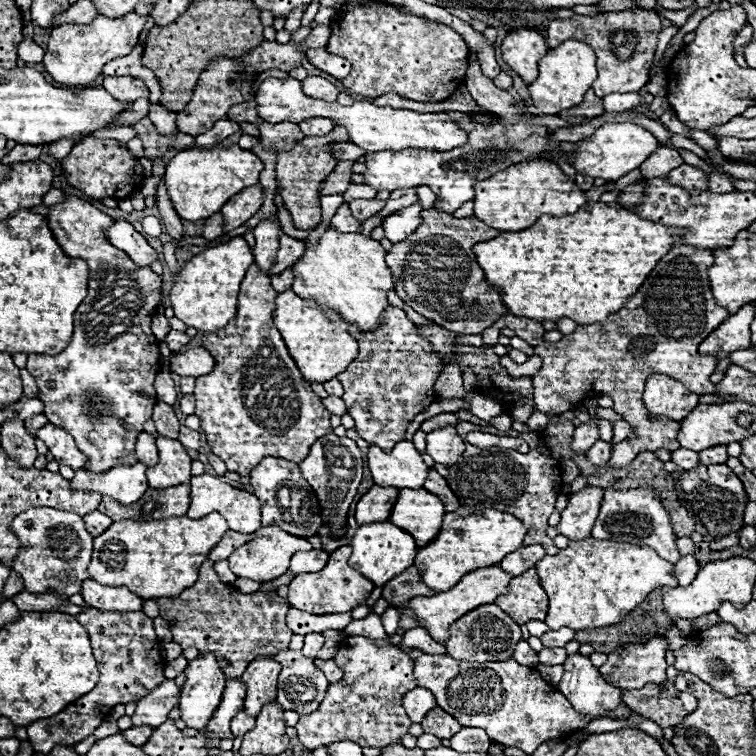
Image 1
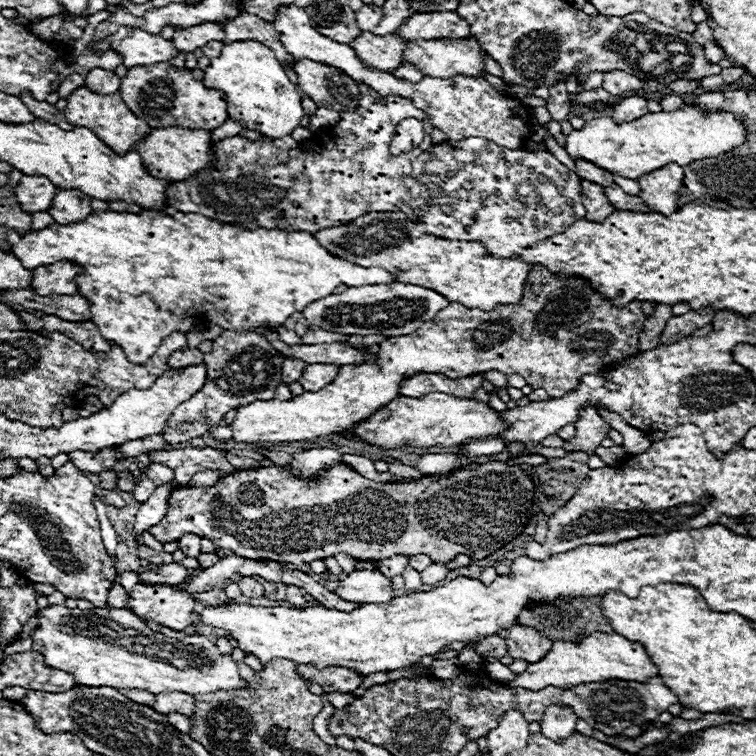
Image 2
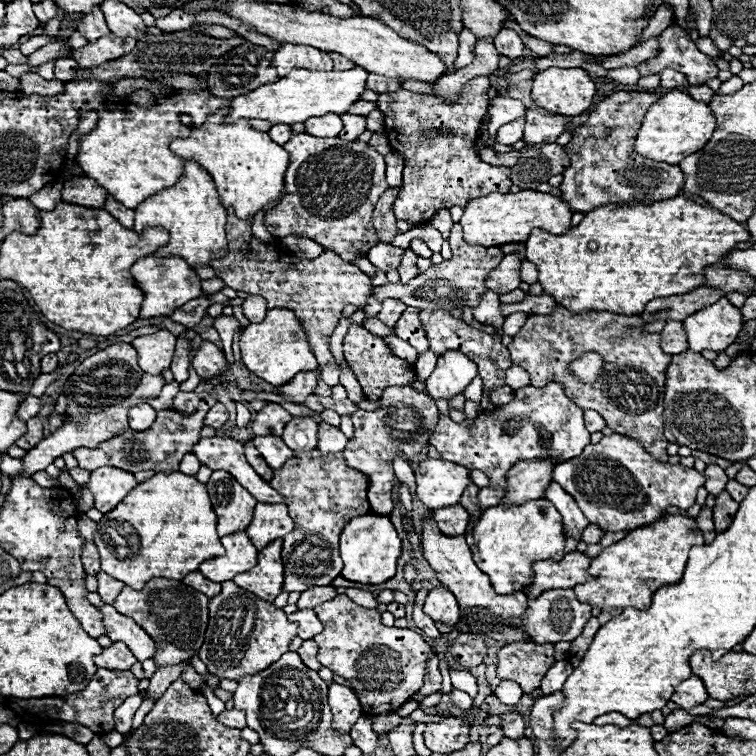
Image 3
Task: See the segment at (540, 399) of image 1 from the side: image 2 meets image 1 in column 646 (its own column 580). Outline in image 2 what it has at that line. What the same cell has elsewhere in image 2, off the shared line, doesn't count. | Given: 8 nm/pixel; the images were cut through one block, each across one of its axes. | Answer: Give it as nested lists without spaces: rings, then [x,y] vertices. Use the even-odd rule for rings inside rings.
[[[534,266],[534,270],[530,272],[528,276],[528,282],[526,282],[526,288],[524,288],[524,298],[518,302],[518,304],[506,304],[506,306],[498,306],[496,310],[492,312],[482,312],[478,308],[464,308],[462,304],[458,302],[450,302],[450,306],[446,306],[444,310],[438,312],[438,316],[434,316],[434,320],[422,324],[422,328],[414,330],[412,334],[406,334],[406,336],[394,336],[386,342],[380,344],[380,352],[378,352],[378,360],[376,362],[368,362],[368,364],[362,364],[362,366],[342,366],[334,384],[328,384],[326,388],[322,388],[322,392],[304,392],[302,396],[296,396],[292,400],[266,400],[266,402],[252,402],[248,406],[242,406],[238,408],[238,416],[236,420],[230,424],[232,432],[234,432],[234,440],[236,442],[298,442],[298,440],[312,440],[312,438],[320,438],[320,436],[328,436],[328,434],[344,434],[348,428],[352,428],[354,424],[366,420],[372,412],[376,412],[382,404],[388,404],[390,400],[394,400],[398,396],[398,382],[406,376],[412,376],[414,372],[442,372],[444,376],[450,376],[450,378],[462,378],[462,376],[472,376],[472,374],[484,374],[488,370],[498,370],[502,374],[520,374],[526,378],[526,382],[532,386],[532,388],[542,388],[546,390],[546,394],[550,398],[562,398],[568,390],[576,388],[578,386],[578,380],[584,376],[584,374],[596,374],[600,370],[604,370],[608,364],[616,362],[616,360],[622,360],[624,356],[632,356],[638,352],[638,338],[640,338],[640,330],[642,330],[642,324],[646,322],[646,316],[642,312],[642,304],[638,300],[630,302],[628,306],[624,308],[618,308],[614,306],[610,300],[606,300],[600,292],[596,292],[592,288],[590,282],[586,282],[584,278],[576,278],[576,276],[562,276],[562,274],[554,274],[550,272],[548,268],[542,268],[542,266]],[[594,408],[580,410],[580,418],[574,426],[576,434],[574,438],[564,442],[564,449],[572,452],[586,452],[588,456],[594,454],[594,450],[602,444],[602,440],[608,436],[608,430],[612,428]]]

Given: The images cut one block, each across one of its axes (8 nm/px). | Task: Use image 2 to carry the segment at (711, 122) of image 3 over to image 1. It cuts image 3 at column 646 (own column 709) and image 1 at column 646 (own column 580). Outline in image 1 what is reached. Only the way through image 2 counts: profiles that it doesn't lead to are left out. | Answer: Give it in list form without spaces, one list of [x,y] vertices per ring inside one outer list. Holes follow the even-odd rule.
[[[606,122],[588,140],[578,142],[576,146],[578,150],[572,152],[572,166],[586,176],[604,178],[608,182],[636,170],[648,156],[652,156],[660,148],[658,140],[644,126],[632,122]]]

